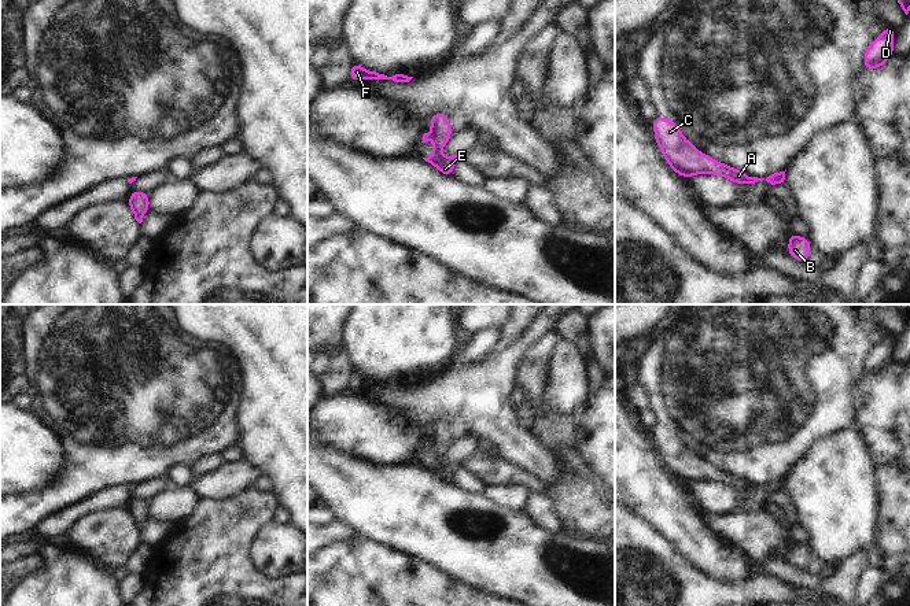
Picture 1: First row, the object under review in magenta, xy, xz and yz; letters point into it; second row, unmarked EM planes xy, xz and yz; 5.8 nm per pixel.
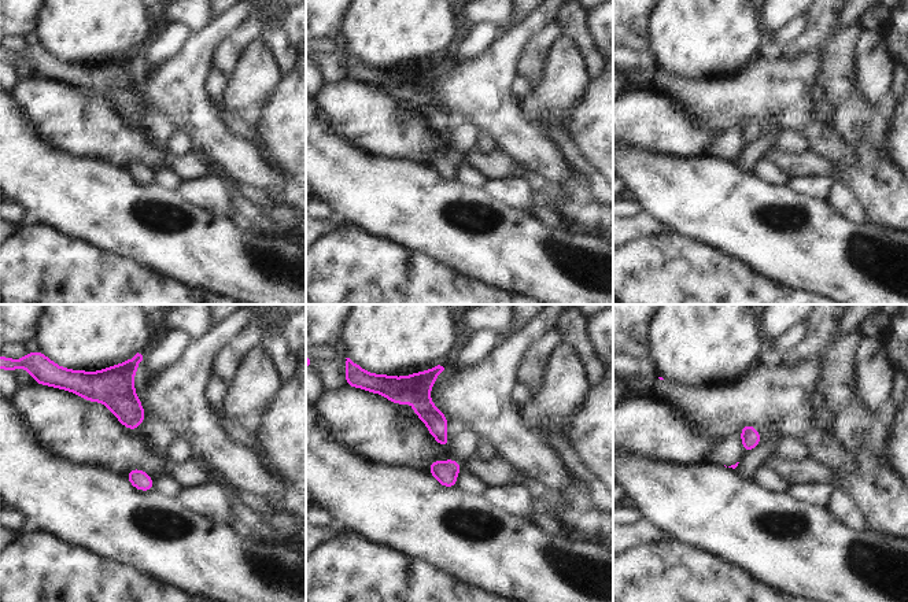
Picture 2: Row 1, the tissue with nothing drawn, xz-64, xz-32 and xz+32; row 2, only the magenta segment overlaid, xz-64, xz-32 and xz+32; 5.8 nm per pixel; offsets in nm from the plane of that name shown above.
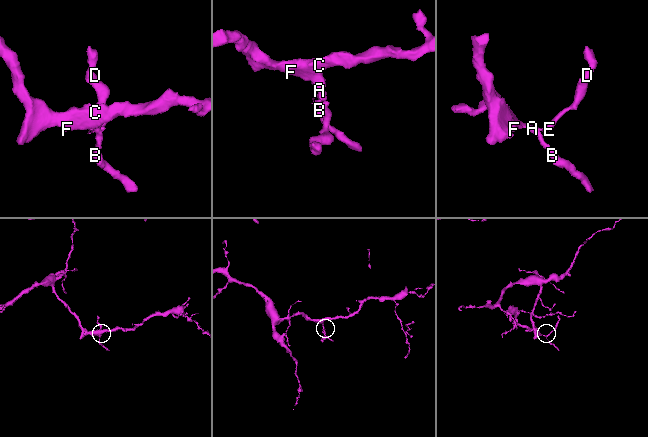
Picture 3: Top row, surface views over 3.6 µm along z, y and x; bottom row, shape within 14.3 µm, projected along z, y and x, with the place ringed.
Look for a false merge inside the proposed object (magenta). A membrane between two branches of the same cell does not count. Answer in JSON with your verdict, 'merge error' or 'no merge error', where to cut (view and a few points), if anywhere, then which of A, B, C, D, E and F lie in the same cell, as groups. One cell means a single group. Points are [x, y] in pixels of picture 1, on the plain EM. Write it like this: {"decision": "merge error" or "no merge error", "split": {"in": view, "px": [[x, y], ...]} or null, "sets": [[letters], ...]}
{"decision": "merge error", "split": {"in": "xz", "px": [[435, 453], [439, 457]]}, "sets": [["A", "B", "C", "F"], ["D", "E"]]}

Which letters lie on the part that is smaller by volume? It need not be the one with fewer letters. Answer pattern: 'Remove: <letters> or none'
Remove: D, E

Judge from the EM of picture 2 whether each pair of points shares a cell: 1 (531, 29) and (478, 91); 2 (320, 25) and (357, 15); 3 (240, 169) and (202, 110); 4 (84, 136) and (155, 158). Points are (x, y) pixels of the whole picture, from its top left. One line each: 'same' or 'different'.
1: same
2: different
3: same
4: same

